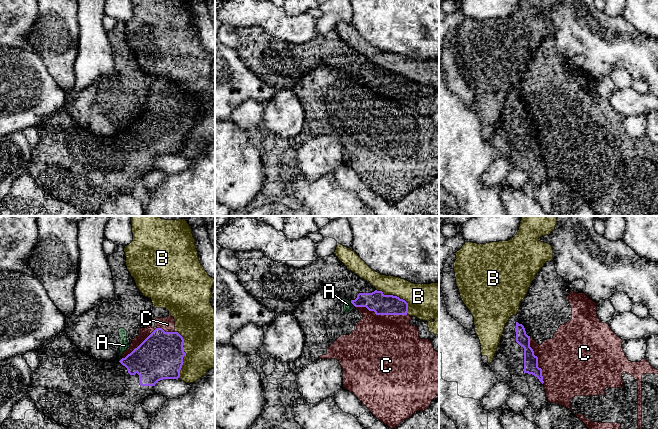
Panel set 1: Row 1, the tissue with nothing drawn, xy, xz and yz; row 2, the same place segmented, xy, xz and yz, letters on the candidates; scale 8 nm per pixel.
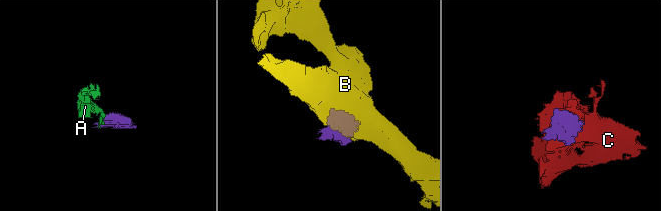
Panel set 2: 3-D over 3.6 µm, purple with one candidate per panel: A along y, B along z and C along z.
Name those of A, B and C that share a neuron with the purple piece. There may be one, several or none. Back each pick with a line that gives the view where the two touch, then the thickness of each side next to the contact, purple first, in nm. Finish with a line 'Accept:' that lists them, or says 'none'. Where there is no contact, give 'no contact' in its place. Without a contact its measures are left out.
Accept: none

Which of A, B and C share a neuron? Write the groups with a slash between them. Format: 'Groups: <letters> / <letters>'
Groups: A C / B

